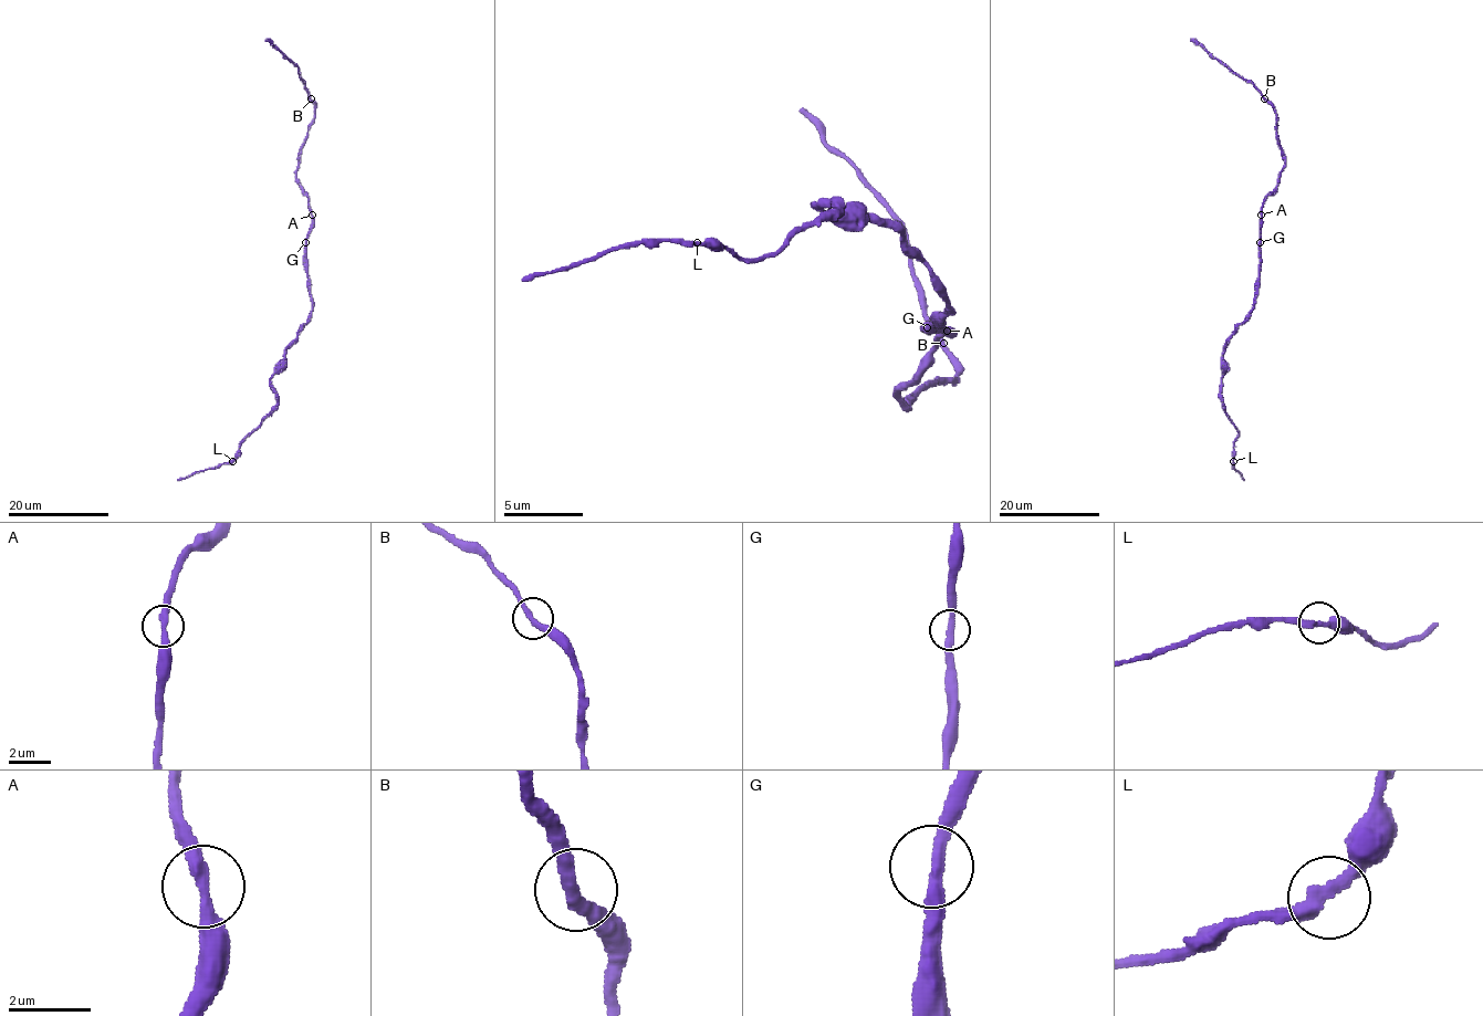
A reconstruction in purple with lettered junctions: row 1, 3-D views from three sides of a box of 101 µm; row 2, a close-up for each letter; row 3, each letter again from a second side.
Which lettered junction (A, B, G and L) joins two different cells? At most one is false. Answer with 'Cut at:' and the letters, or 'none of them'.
Cut at: none of them

